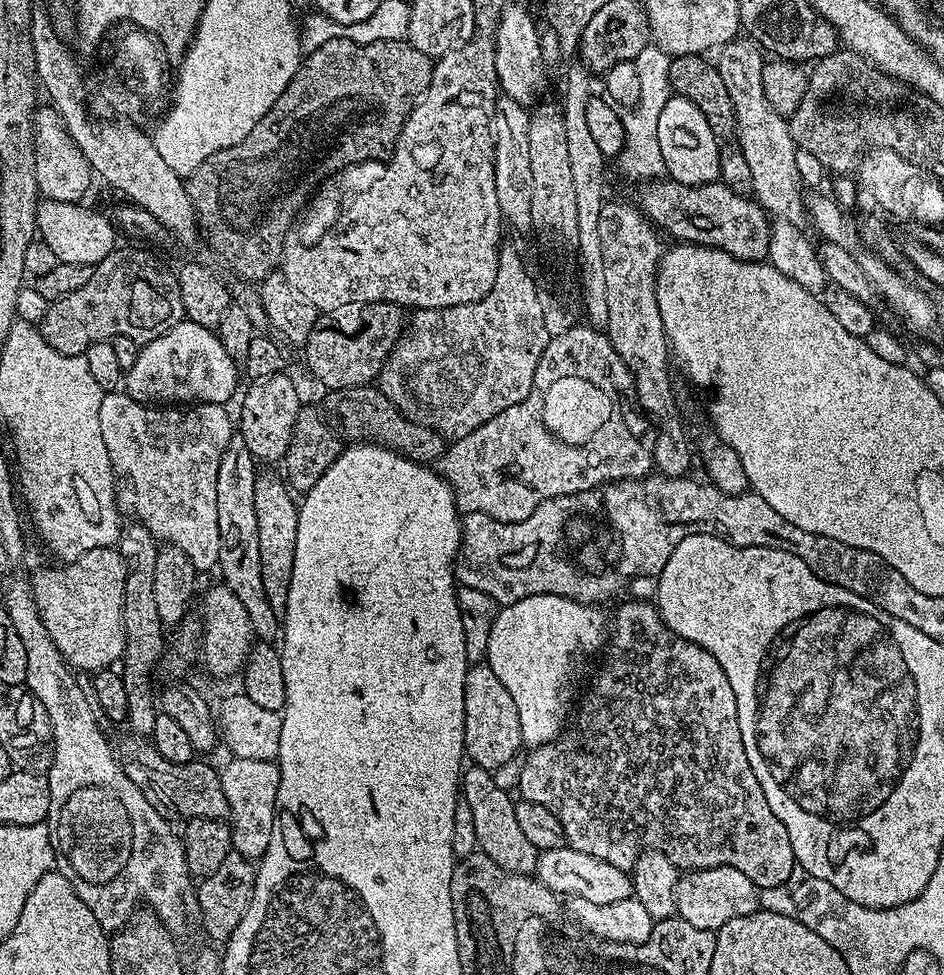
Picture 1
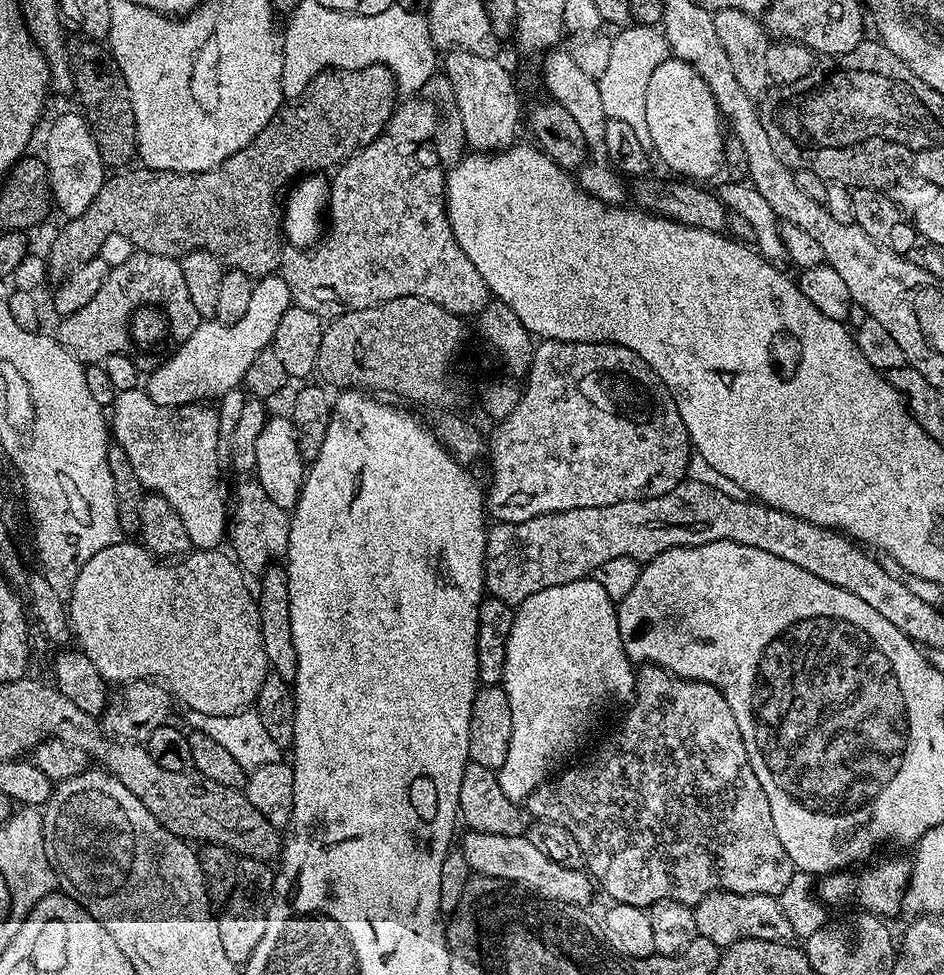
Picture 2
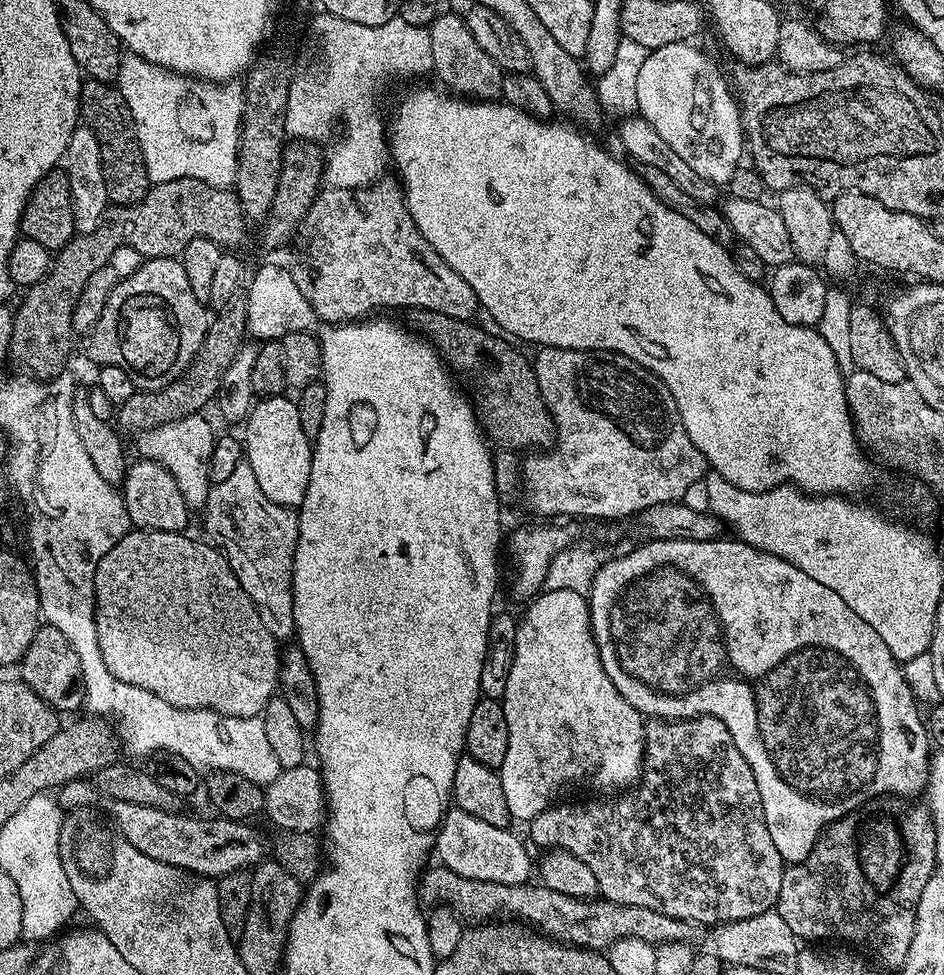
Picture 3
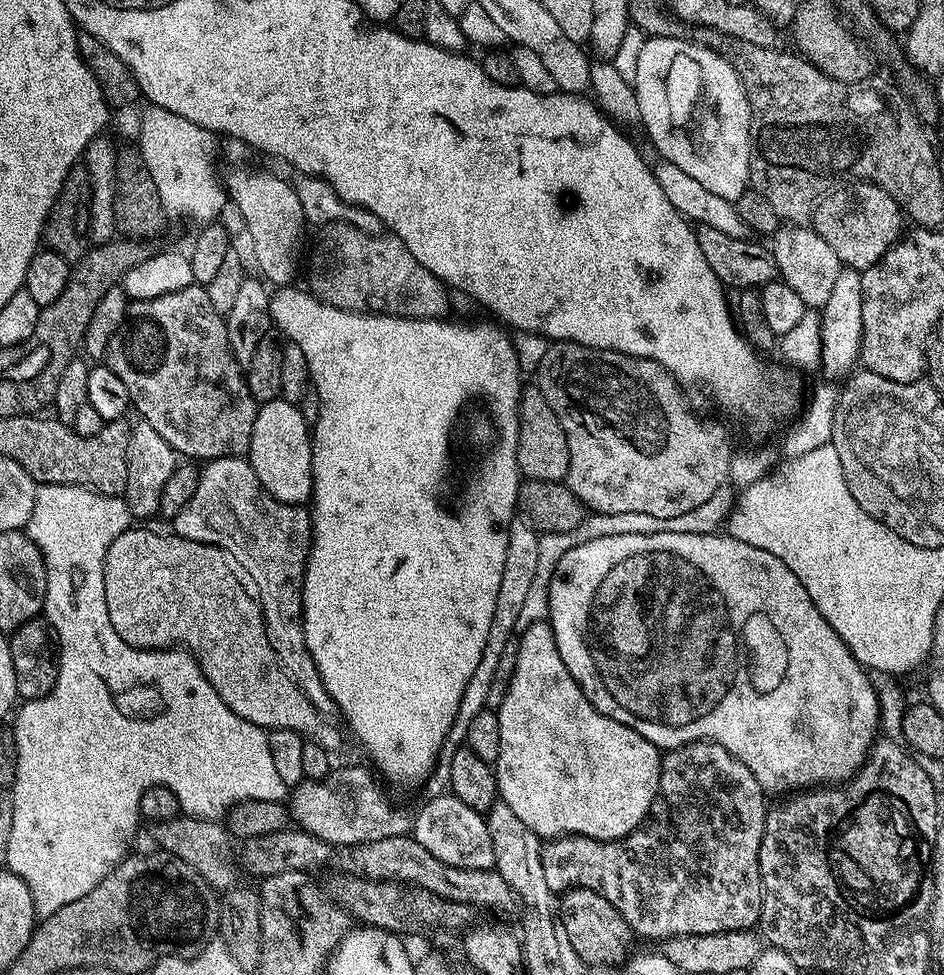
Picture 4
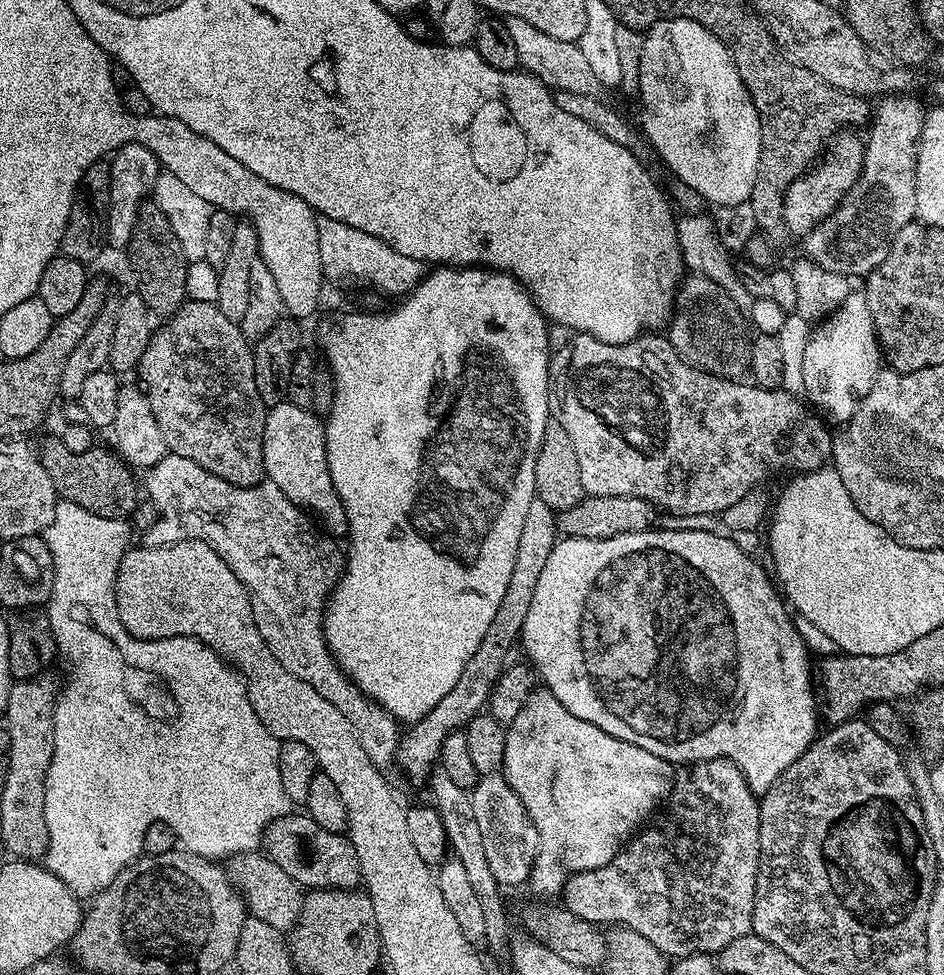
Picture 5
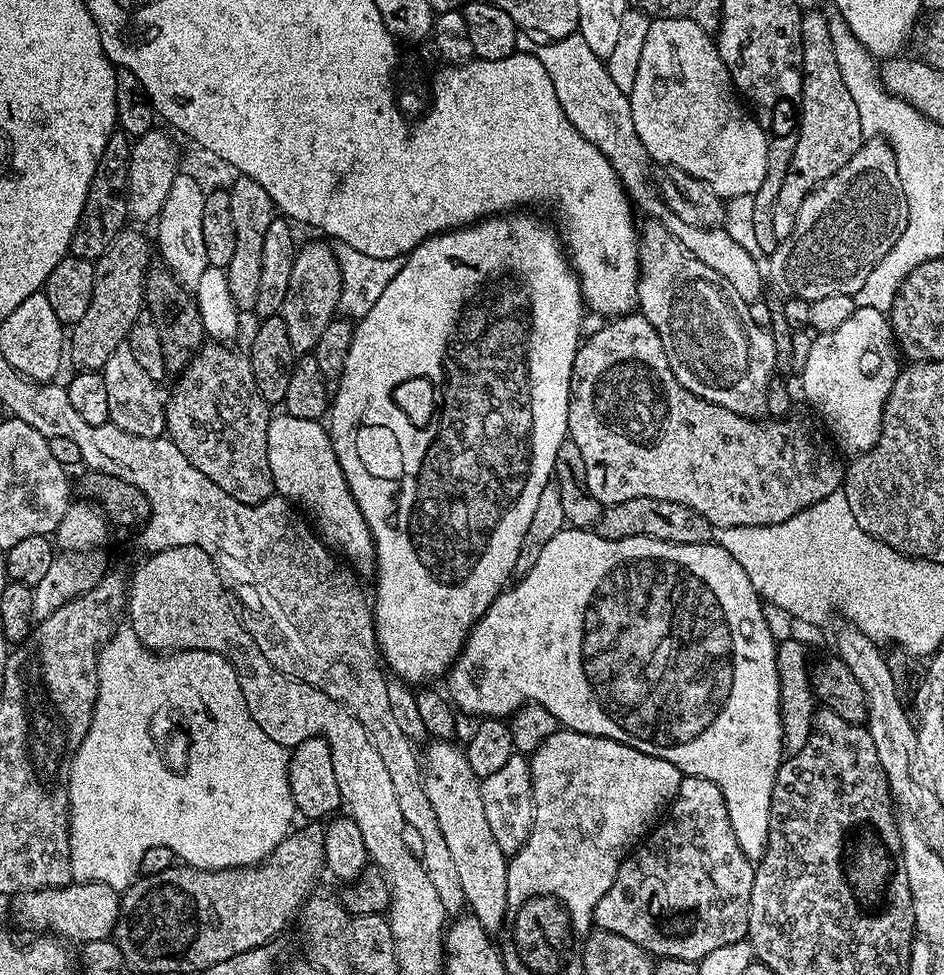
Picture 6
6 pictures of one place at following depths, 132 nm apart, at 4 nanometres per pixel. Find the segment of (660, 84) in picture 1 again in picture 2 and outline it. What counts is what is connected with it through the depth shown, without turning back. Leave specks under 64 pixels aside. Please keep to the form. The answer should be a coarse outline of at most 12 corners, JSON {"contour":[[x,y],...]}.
{"contour":[[631,25],[609,43],[602,108],[650,146],[646,90],[671,55],[663,31]]}

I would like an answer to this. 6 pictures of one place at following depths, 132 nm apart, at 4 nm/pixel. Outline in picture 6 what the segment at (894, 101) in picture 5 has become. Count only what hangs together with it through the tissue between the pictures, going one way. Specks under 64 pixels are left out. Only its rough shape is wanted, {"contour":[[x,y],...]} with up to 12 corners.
{"contour":[[865,139],[767,257],[784,298],[855,297],[907,221],[898,162]]}

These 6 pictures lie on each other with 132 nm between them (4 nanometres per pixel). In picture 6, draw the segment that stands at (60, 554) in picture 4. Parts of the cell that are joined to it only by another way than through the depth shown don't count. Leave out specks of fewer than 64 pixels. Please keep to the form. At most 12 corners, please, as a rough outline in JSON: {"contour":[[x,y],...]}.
{"contour":[[117,627],[68,770],[70,866],[246,868],[289,749],[222,654]]}

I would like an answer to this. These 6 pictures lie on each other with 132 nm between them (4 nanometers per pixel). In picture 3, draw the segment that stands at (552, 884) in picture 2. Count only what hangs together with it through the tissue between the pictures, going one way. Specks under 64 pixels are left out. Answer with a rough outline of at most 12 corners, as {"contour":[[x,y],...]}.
{"contour":[[452,806],[439,863],[462,878],[527,884],[525,841]]}

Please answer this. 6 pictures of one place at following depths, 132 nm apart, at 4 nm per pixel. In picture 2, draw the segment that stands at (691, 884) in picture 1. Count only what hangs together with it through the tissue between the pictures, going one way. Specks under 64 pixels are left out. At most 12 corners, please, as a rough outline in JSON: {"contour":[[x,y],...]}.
{"contour":[[711,892],[696,935],[721,950],[794,936],[775,896]]}

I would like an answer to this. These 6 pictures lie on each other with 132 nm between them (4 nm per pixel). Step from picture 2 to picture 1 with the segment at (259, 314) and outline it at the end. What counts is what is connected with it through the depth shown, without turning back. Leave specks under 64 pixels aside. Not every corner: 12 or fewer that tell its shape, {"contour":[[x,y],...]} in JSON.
{"contour":[[185,318],[141,347],[122,388],[149,406],[227,405],[237,361]]}

